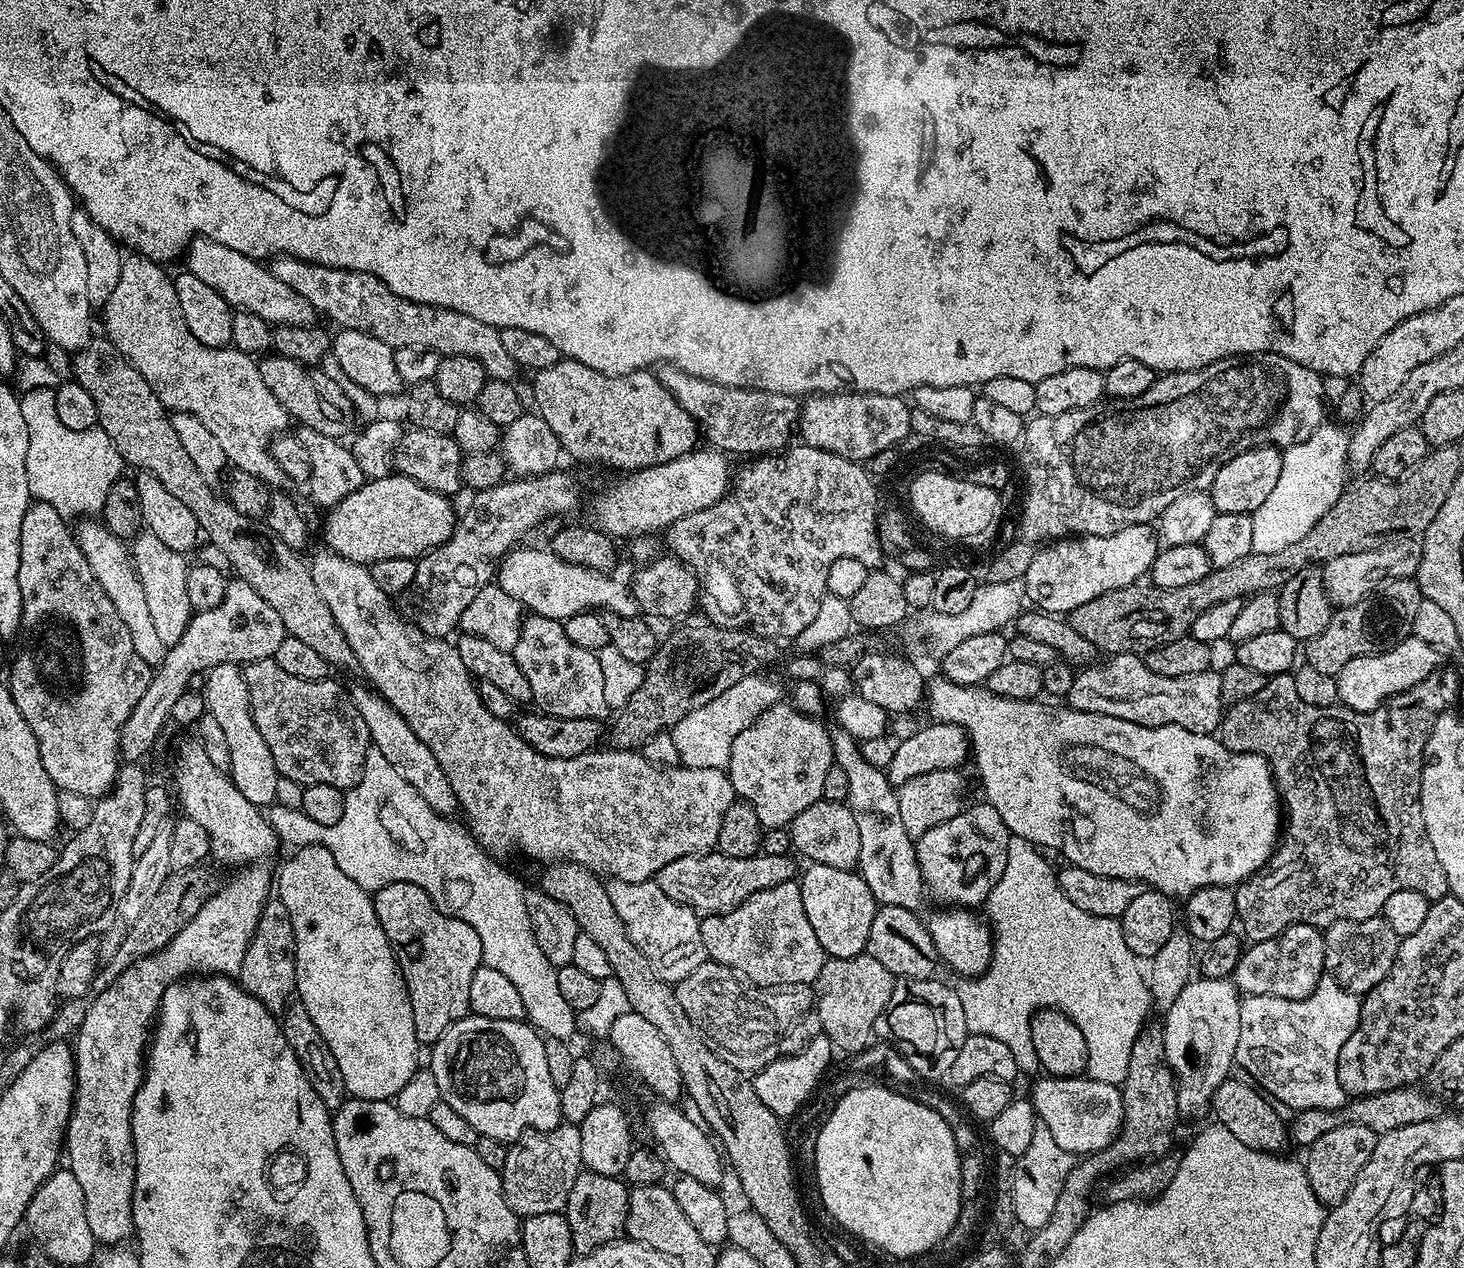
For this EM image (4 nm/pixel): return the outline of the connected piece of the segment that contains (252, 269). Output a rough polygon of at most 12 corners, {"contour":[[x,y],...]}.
{"contour":[[197,236],[186,271],[266,324],[315,325],[271,267]]}

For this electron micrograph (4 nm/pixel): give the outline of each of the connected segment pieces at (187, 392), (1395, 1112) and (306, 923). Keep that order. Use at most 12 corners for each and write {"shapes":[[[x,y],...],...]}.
{"shapes":[[[125,259],[107,339],[229,465],[285,483],[259,363],[202,346],[157,261]],[[1423,1087],[1349,1099],[1343,1108],[1302,1108],[1293,1145],[1310,1146],[1343,1124],[1377,1134],[1432,1120]],[[305,844],[274,880],[296,990],[357,1100],[421,1067],[372,896]]]}

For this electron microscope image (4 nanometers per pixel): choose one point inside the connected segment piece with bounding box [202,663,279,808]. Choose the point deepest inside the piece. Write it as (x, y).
(252, 768)

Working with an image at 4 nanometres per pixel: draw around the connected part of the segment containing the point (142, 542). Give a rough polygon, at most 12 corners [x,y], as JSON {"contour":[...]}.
{"contour":[[147,530],[132,566],[165,646],[193,616],[189,561]]}

